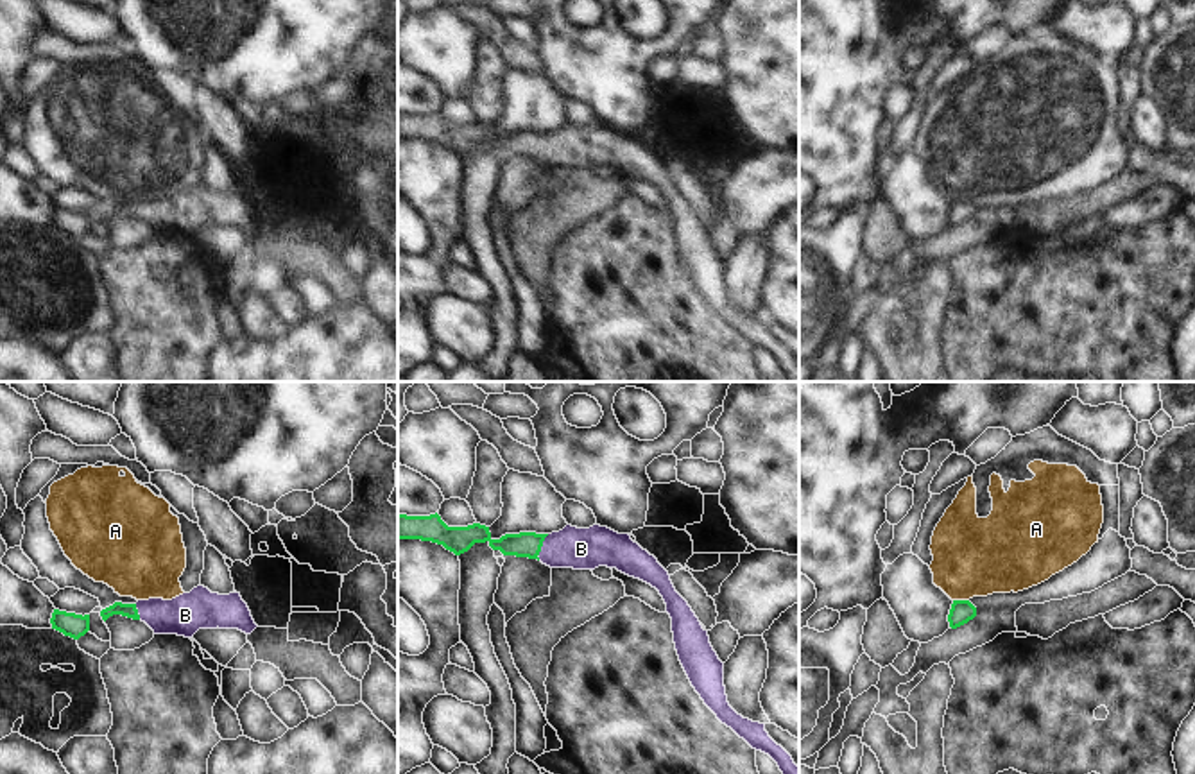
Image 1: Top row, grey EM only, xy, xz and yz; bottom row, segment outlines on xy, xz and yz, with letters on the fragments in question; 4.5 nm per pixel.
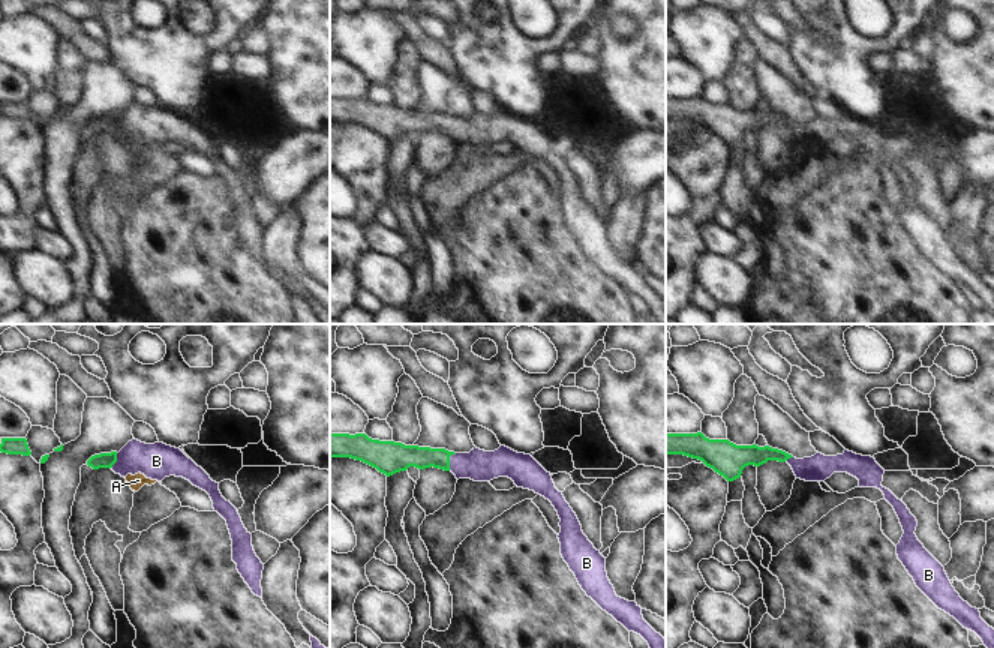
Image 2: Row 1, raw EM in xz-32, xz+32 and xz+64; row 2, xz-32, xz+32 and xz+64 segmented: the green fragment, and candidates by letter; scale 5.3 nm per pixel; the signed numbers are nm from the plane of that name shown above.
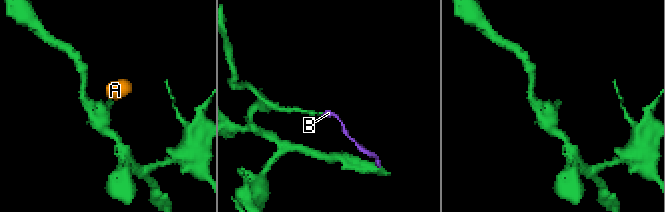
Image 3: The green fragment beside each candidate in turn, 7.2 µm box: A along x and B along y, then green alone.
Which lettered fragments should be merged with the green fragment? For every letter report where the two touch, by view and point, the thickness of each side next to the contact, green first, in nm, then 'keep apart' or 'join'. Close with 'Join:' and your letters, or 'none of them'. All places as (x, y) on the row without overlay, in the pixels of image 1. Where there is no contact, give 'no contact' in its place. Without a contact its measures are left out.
A: yz (961, 199) | 100/360 nm | keep apart
B: xz (541, 144) | 110/190 nm | join
Join: B

